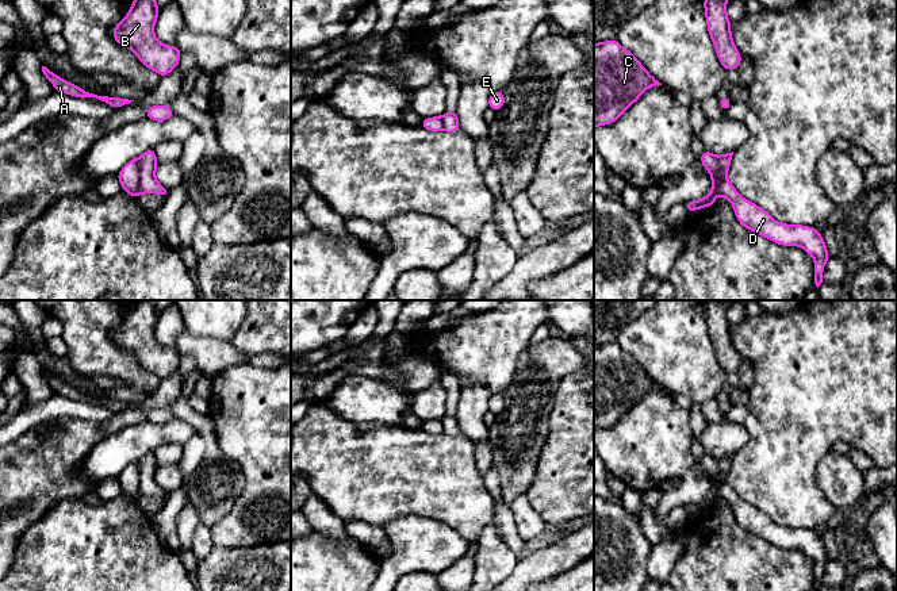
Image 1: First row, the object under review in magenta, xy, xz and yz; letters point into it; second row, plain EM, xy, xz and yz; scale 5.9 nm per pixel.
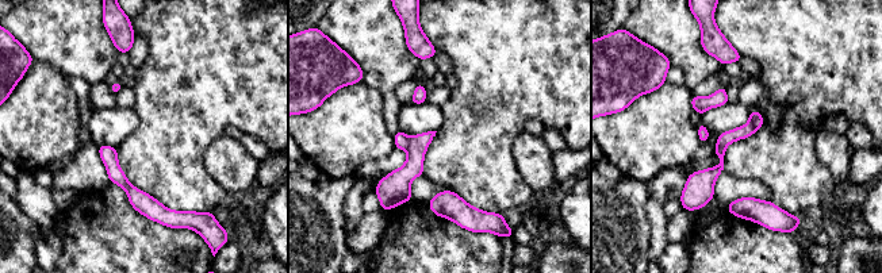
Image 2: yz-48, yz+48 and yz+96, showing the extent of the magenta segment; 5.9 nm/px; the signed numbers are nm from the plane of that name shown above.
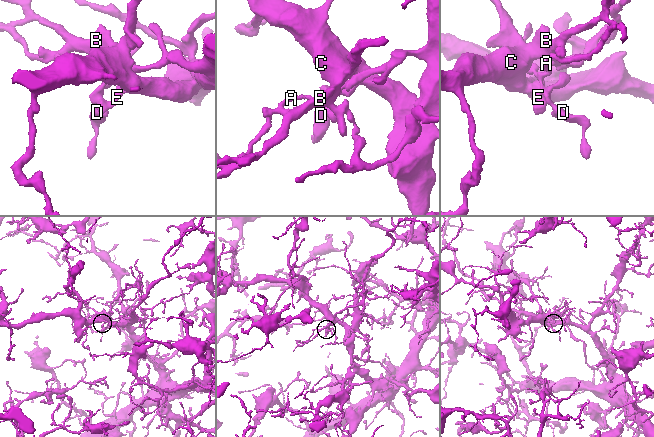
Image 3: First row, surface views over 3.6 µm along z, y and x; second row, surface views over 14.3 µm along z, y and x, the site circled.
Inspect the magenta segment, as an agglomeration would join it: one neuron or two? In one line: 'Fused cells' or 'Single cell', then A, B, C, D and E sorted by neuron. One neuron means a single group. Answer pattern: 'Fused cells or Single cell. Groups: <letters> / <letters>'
Fused cells. Groups: A D / B C E

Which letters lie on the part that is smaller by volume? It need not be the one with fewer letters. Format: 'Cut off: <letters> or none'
Cut off: A, D

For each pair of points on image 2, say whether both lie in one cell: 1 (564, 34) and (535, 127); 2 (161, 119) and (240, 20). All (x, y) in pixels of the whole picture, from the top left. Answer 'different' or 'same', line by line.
1: different
2: same

